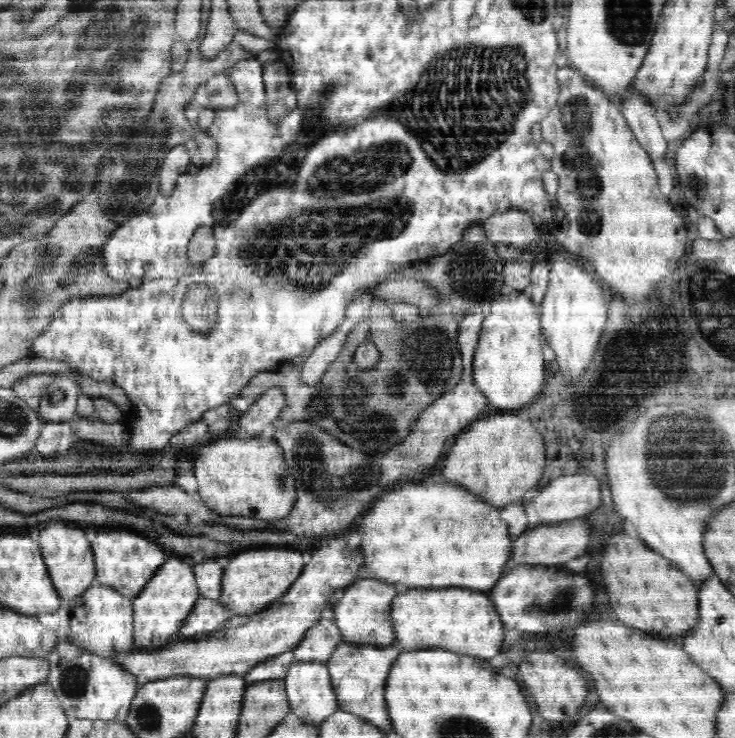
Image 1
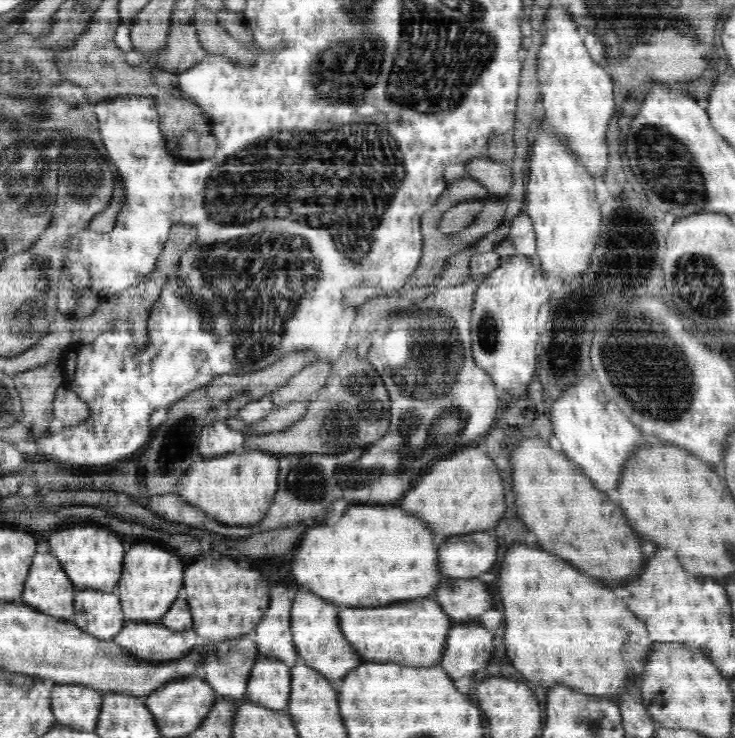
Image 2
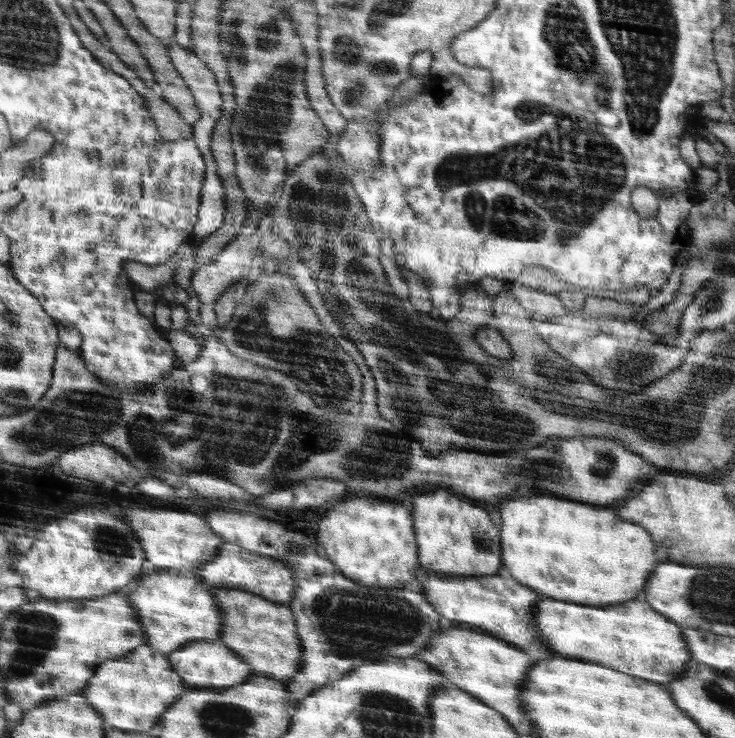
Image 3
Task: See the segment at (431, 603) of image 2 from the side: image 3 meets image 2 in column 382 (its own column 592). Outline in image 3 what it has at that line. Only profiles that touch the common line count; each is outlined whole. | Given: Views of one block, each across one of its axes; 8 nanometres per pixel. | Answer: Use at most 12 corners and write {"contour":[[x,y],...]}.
{"contour":[[643,597],[546,598],[537,630],[568,658],[666,685],[692,660],[684,628]]}

